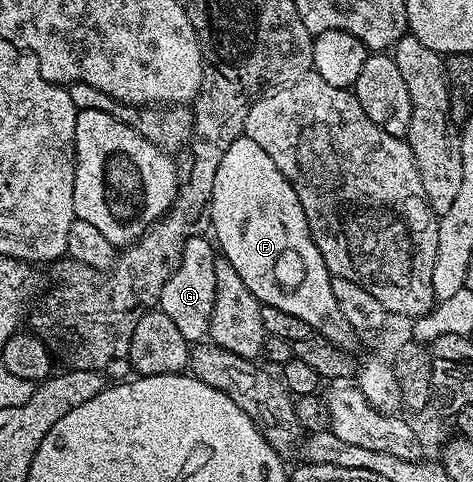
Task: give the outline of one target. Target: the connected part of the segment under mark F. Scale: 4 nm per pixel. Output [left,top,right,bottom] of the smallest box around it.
[210,134,356,347]

